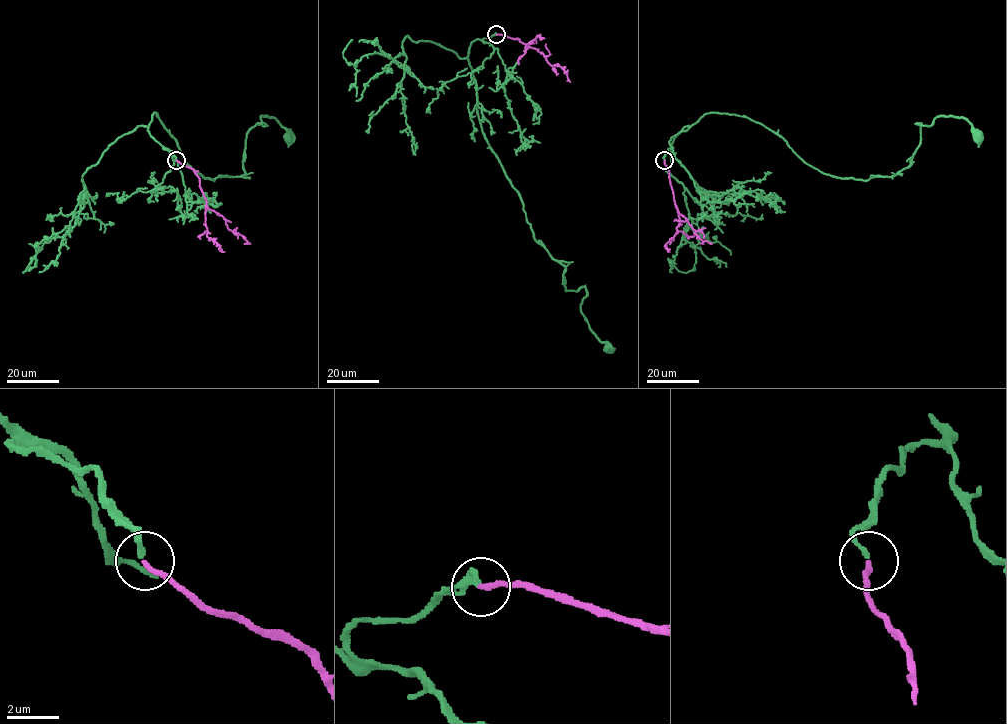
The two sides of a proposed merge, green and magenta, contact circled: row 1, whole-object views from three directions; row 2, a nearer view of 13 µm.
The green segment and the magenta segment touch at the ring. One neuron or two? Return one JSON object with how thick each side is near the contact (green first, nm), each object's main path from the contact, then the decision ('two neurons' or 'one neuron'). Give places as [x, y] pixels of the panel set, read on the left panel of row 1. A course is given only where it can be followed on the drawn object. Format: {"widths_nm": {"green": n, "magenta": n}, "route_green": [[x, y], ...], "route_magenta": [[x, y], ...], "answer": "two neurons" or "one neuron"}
{"widths_nm": {"green": 170, "magenta": 200}, "route_green": [[176, 160], [147, 130], [155, 112], [212, 180], [245, 173], [246, 133], [266, 125], [261, 116], [288, 137]], "route_magenta": [[176, 160], [190, 167], [198, 177], [208, 208], [221, 215], [227, 228], [250, 244]], "answer": "one neuron"}

